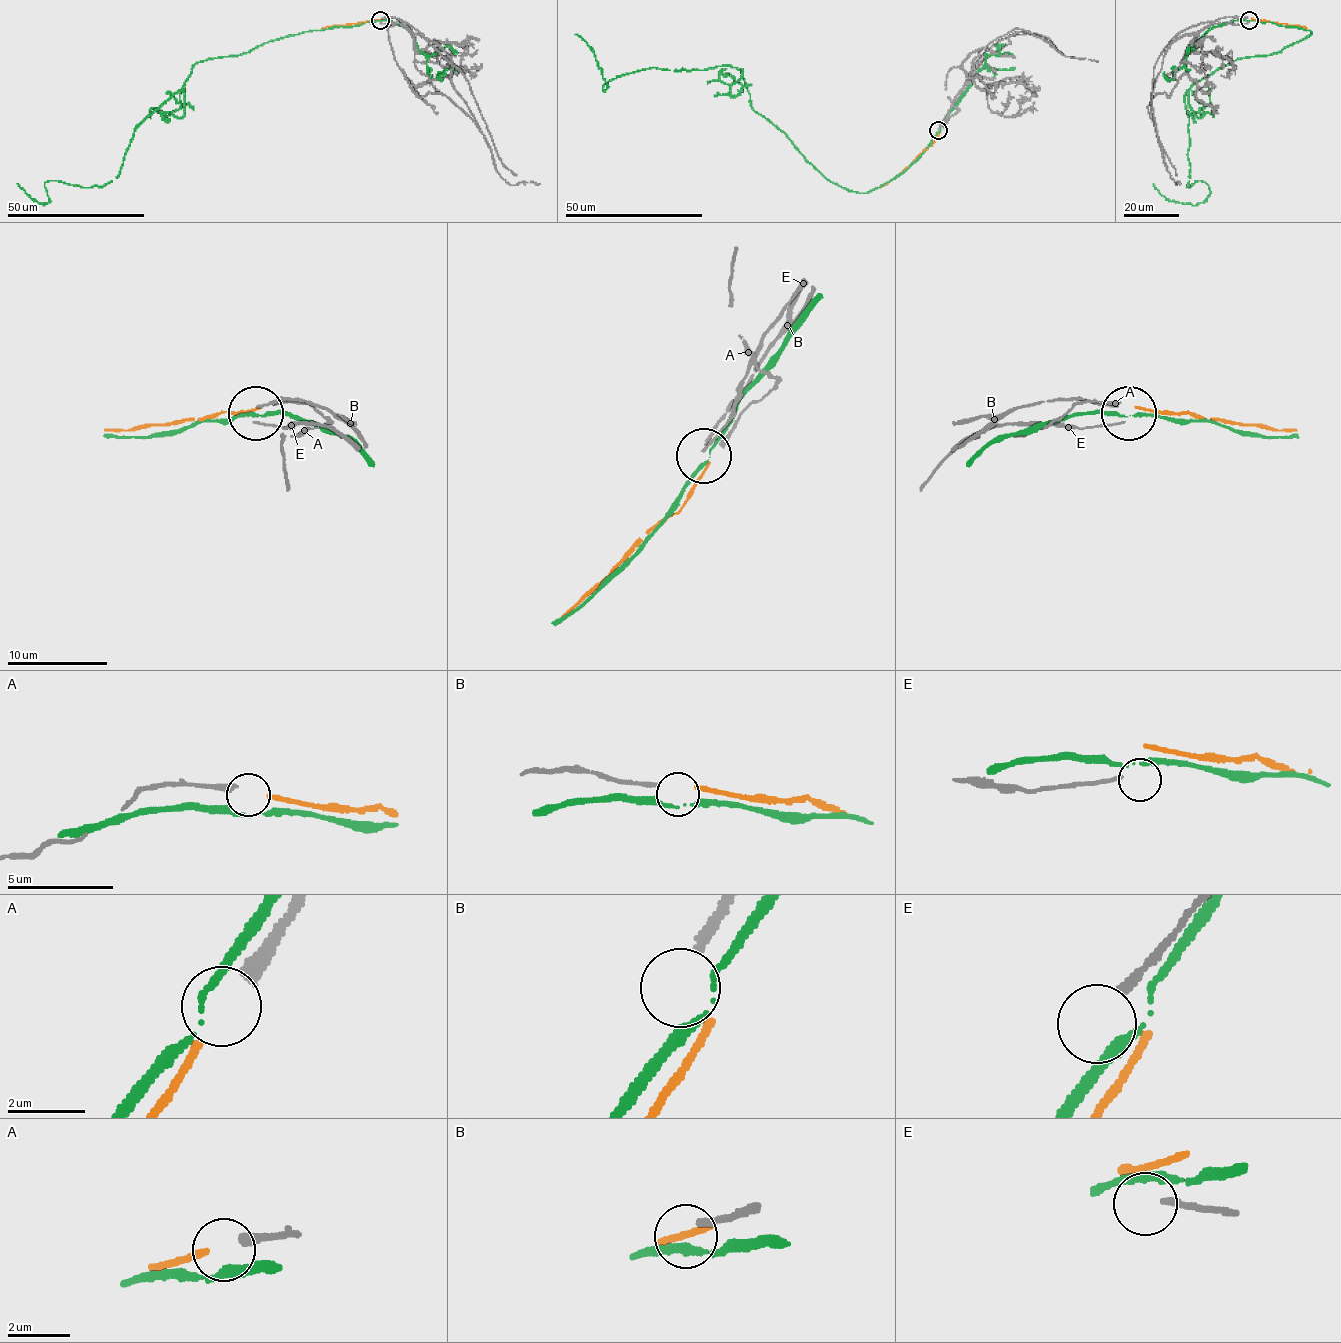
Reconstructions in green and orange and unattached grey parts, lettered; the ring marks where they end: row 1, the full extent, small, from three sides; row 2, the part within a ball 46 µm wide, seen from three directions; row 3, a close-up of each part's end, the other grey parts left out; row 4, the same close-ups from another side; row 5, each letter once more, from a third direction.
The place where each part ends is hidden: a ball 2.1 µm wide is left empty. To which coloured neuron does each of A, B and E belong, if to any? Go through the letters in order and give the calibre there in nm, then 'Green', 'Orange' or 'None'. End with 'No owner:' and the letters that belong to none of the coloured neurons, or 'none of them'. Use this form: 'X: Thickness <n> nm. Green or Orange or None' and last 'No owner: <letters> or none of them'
A: Thickness 400 nm. Orange
B: Thickness 200 nm. None
E: Thickness 180 nm. None
No owner: B, E

